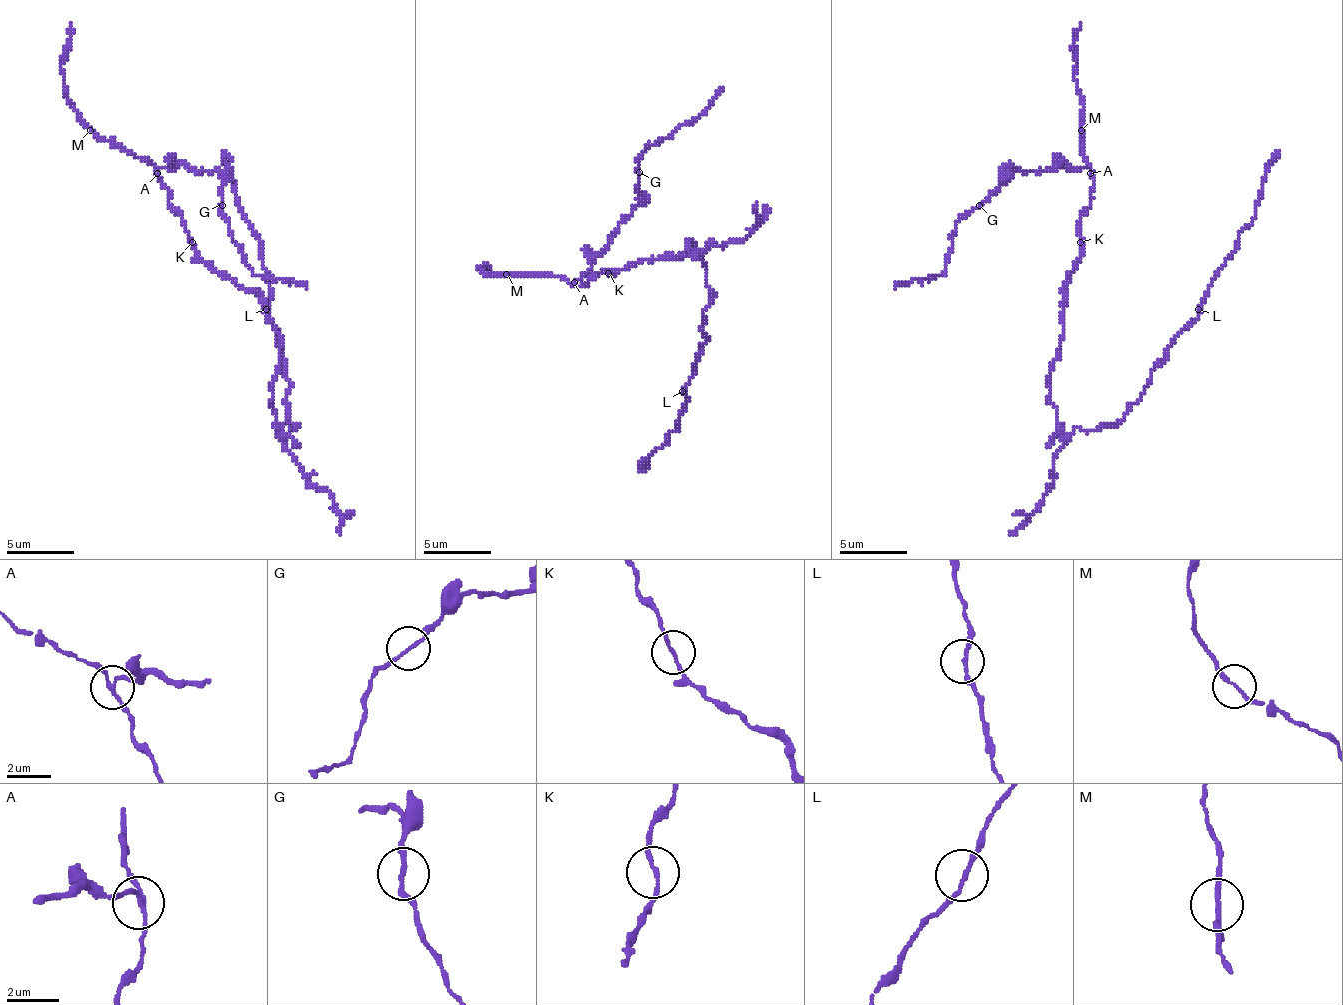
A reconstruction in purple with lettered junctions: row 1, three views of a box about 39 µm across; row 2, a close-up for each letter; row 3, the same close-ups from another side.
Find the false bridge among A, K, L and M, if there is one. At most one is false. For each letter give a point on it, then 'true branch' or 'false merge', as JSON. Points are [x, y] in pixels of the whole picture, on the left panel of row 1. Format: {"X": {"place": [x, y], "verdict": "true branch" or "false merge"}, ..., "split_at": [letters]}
{"A": {"place": [157, 173], "verdict": "false merge"}, "K": {"place": [192, 242], "verdict": "true branch"}, "L": {"place": [266, 309], "verdict": "true branch"}, "M": {"place": [90, 130], "verdict": "true branch"}, "split_at": ["A"]}

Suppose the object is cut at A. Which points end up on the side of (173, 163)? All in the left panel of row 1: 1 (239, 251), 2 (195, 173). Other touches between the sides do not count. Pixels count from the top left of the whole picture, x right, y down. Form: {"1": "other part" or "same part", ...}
{"1": "same part", "2": "same part"}

